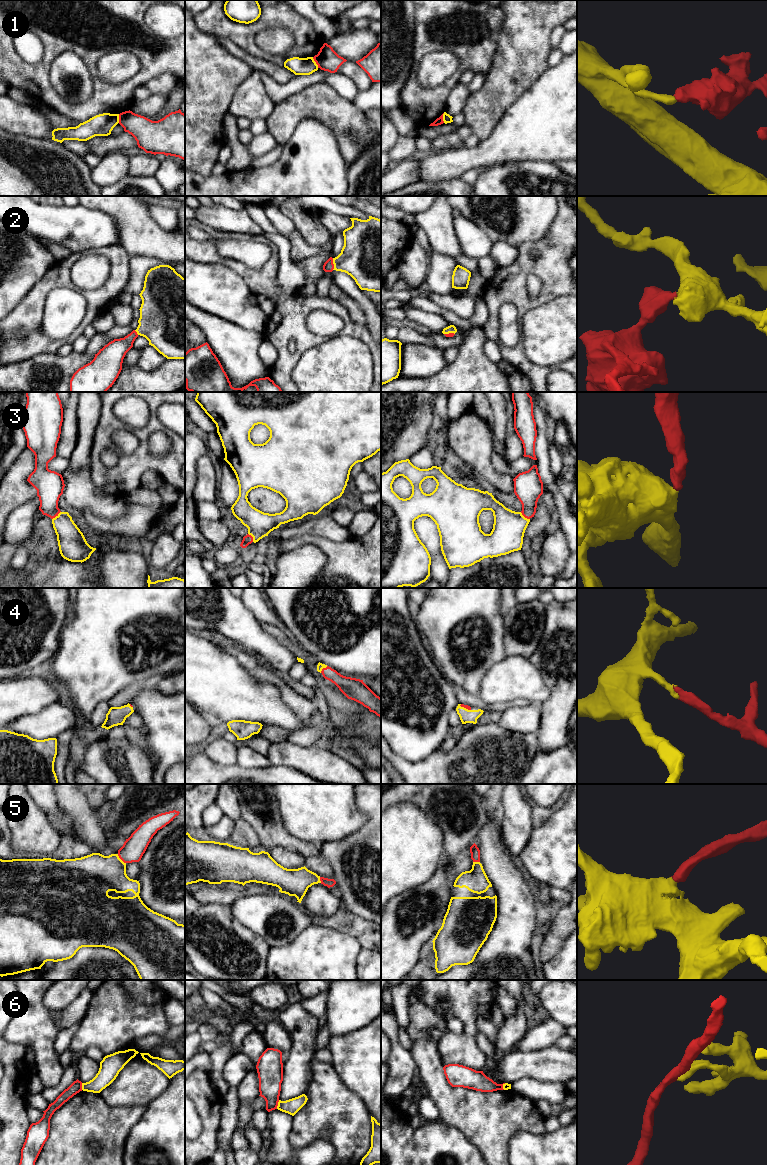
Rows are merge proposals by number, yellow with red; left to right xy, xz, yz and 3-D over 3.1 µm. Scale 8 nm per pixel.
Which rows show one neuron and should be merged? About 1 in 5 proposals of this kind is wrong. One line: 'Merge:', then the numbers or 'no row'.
Merge: 2, 3, 4, 5

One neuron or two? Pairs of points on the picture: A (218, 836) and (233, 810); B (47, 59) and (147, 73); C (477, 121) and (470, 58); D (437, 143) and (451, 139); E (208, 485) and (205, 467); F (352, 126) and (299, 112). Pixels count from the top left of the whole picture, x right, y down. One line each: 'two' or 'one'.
A: two
B: one
C: two
D: one
E: one
F: one

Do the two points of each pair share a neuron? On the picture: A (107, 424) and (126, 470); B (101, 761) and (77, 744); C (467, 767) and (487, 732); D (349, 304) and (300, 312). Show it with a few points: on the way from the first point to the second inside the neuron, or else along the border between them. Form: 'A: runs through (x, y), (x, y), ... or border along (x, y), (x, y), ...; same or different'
A: runs through (101, 441), (97, 447), (97, 463), (109, 472); same
B: border along (88, 745), (80, 769); different
C: runs through (471, 758), (472, 745), (478, 741); same
D: border along (328, 295), (339, 302), (349, 317), (357, 323); different

